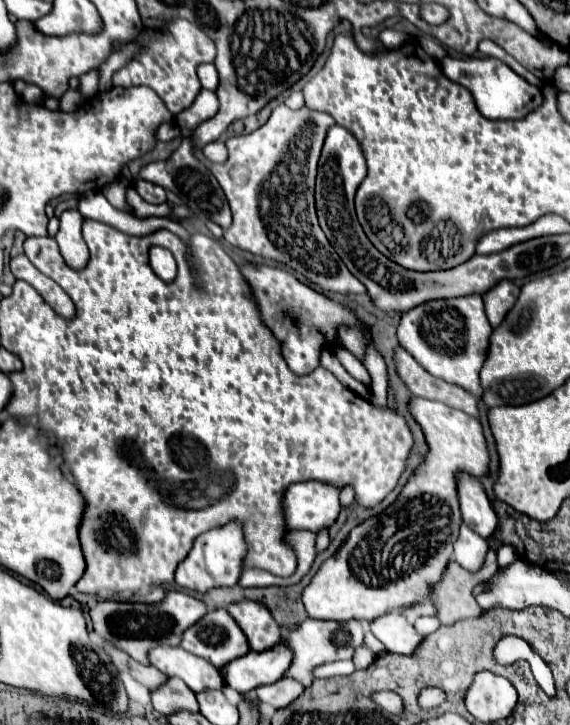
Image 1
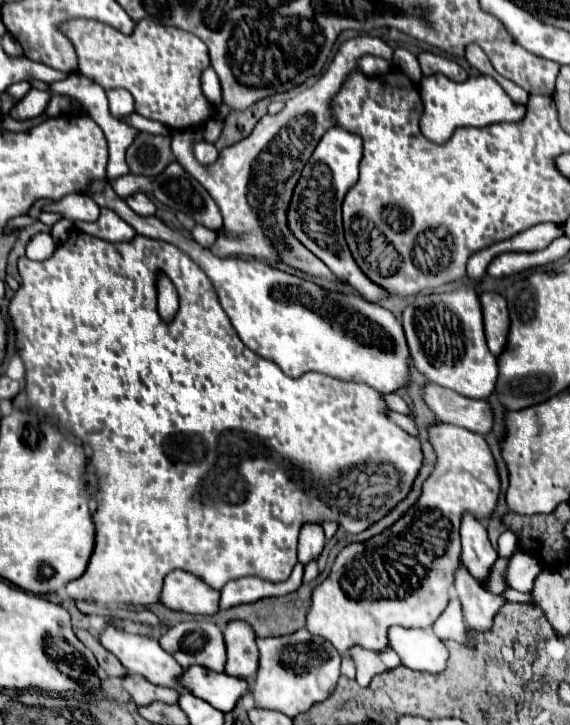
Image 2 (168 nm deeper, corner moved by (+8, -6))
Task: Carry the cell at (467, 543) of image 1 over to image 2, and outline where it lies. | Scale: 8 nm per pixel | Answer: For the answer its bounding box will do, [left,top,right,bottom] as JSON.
[454,567,506,633]

